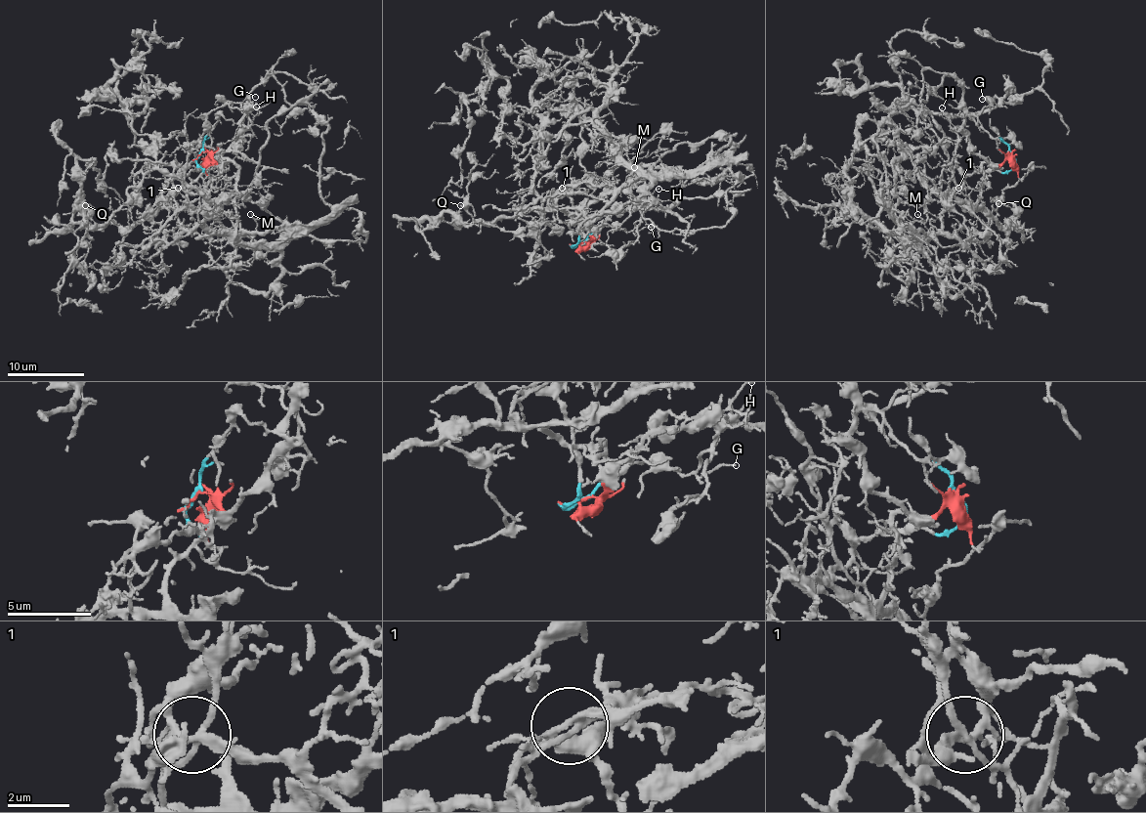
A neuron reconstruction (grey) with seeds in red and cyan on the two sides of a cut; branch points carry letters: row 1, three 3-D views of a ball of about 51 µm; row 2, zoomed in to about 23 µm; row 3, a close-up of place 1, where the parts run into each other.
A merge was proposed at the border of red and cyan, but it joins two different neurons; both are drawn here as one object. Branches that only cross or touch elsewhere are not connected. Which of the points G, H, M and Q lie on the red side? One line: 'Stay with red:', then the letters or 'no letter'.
Stay with red: G, H, Q

